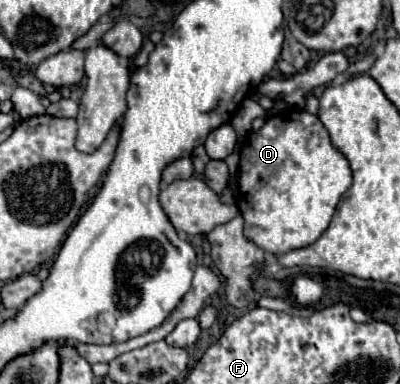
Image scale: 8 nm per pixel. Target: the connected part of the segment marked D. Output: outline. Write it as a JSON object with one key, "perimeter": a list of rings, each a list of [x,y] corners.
{"perimeter":[[[287,109],[265,121],[259,131],[249,133],[239,163],[239,209],[245,219],[245,235],[267,253],[287,253],[311,245],[329,227],[337,201],[351,185],[351,167],[345,155],[333,147],[329,131],[317,115],[305,109]]]}

